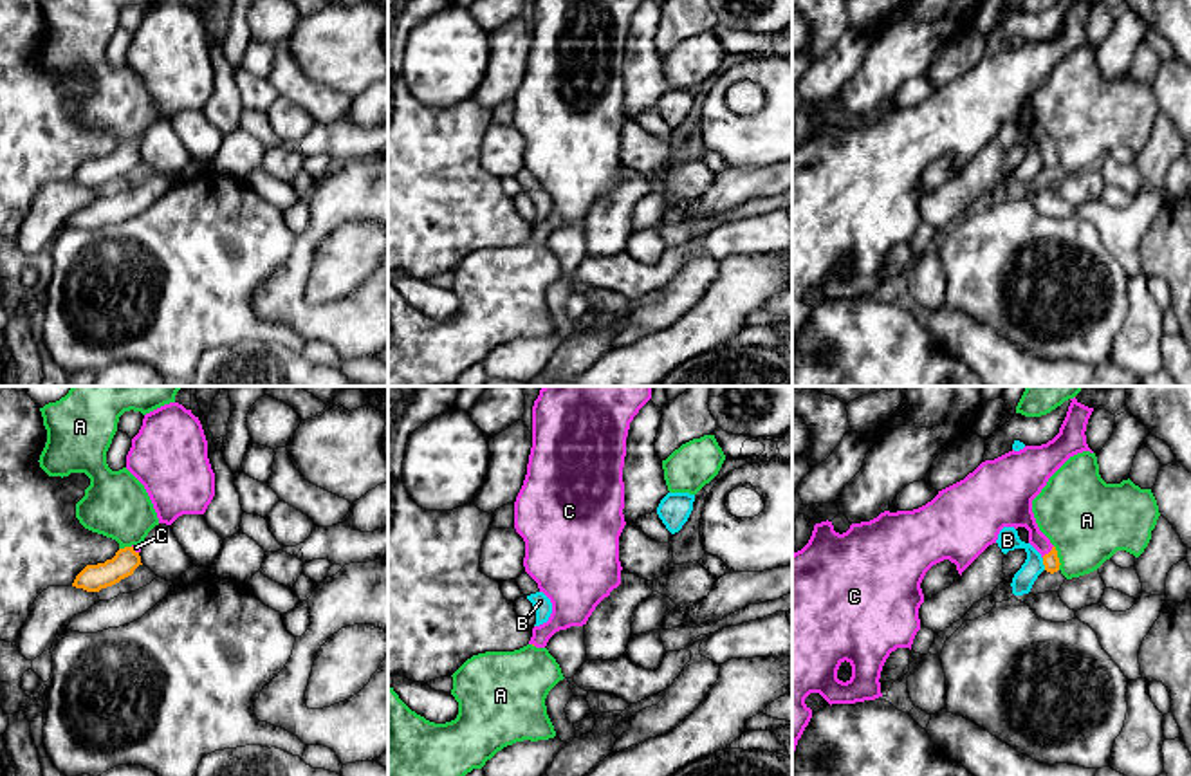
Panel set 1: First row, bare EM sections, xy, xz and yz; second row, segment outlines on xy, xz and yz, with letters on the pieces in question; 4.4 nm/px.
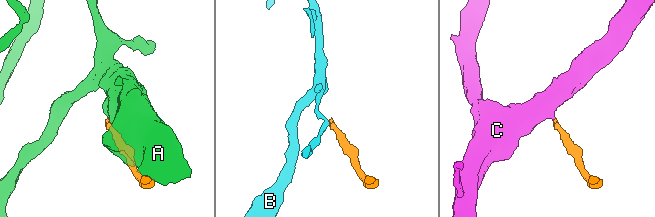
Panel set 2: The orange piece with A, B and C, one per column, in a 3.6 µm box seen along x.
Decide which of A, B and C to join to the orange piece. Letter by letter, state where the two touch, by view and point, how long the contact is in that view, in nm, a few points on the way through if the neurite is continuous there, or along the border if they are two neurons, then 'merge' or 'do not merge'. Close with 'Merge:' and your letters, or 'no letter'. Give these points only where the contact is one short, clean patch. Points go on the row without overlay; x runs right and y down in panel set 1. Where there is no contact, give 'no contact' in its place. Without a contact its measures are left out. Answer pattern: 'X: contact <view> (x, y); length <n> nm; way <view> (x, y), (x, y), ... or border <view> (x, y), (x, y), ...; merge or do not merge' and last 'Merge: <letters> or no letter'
A: contact yz (1058, 154); length 110 nm; do not merge
B: contact yz (1043, 159); length 60 nm; border yz (1042, 154), (1045, 165); do not merge
C: contact yz (1049, 148); length 80 nm; way yz (1051, 156), (1049, 148), (1033, 123), (1013, 105); merge
Merge: C

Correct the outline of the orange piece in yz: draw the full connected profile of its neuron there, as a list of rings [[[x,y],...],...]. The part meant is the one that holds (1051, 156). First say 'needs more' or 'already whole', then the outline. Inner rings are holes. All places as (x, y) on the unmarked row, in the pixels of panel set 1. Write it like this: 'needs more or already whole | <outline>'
needs more | [[[1070,0],[1052,36],[982,58],[964,76],[938,87],[919,105],[884,106],[870,117],[852,119],[843,130],[836,128],[828,115],[814,121],[808,139],[792,150],[792,354],[812,314],[812,305],[805,300],[810,289],[819,289],[830,301],[882,292],[879,274],[886,254],[897,244],[911,245],[920,226],[920,179],[933,161],[949,155],[962,171],[996,139],[1003,123],[1025,123],[1045,166],[1059,166],[1057,146],[1039,126],[1032,96],[1070,52],[1094,49],[1085,31],[1092,7],[1094,4],[1085,0]],[[845,256],[852,262],[846,278],[837,274]]]

